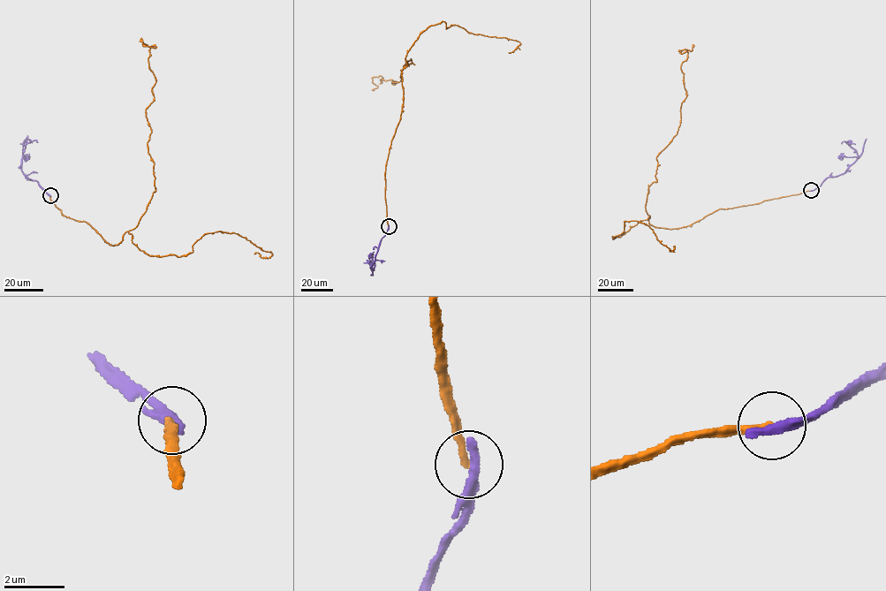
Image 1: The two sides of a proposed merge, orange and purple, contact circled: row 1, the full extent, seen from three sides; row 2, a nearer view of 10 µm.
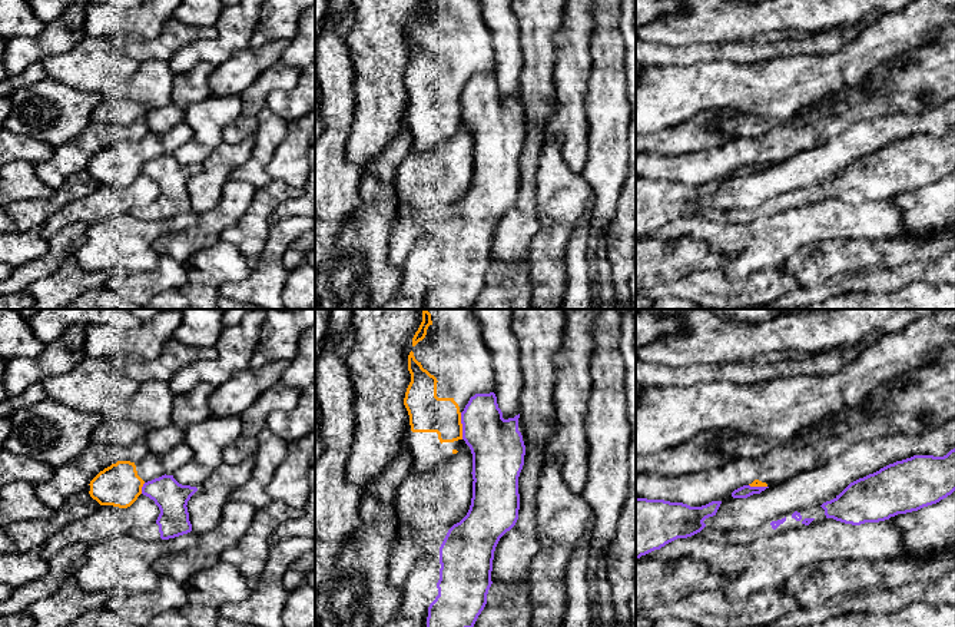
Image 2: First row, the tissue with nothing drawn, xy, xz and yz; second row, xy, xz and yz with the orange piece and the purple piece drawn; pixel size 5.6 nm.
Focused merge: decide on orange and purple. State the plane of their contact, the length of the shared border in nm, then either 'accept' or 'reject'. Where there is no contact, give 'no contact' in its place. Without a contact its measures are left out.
contact in xz; length 150 nm; reject

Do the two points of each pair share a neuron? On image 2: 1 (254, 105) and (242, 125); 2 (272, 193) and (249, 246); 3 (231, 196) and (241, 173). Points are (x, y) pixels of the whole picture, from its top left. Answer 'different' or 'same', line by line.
1: same
2: same
3: different

